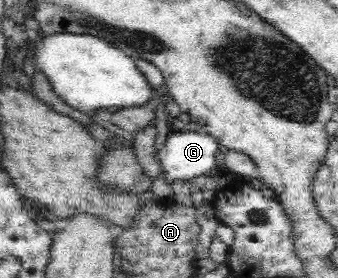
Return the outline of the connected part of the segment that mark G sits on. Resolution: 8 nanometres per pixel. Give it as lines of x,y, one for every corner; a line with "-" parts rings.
173,130
169,135
167,144
157,156
161,162
161,172
164,171
166,180
184,179
199,180
209,170
215,169
215,155
220,151
220,144
217,139
205,131
192,132
189,130

